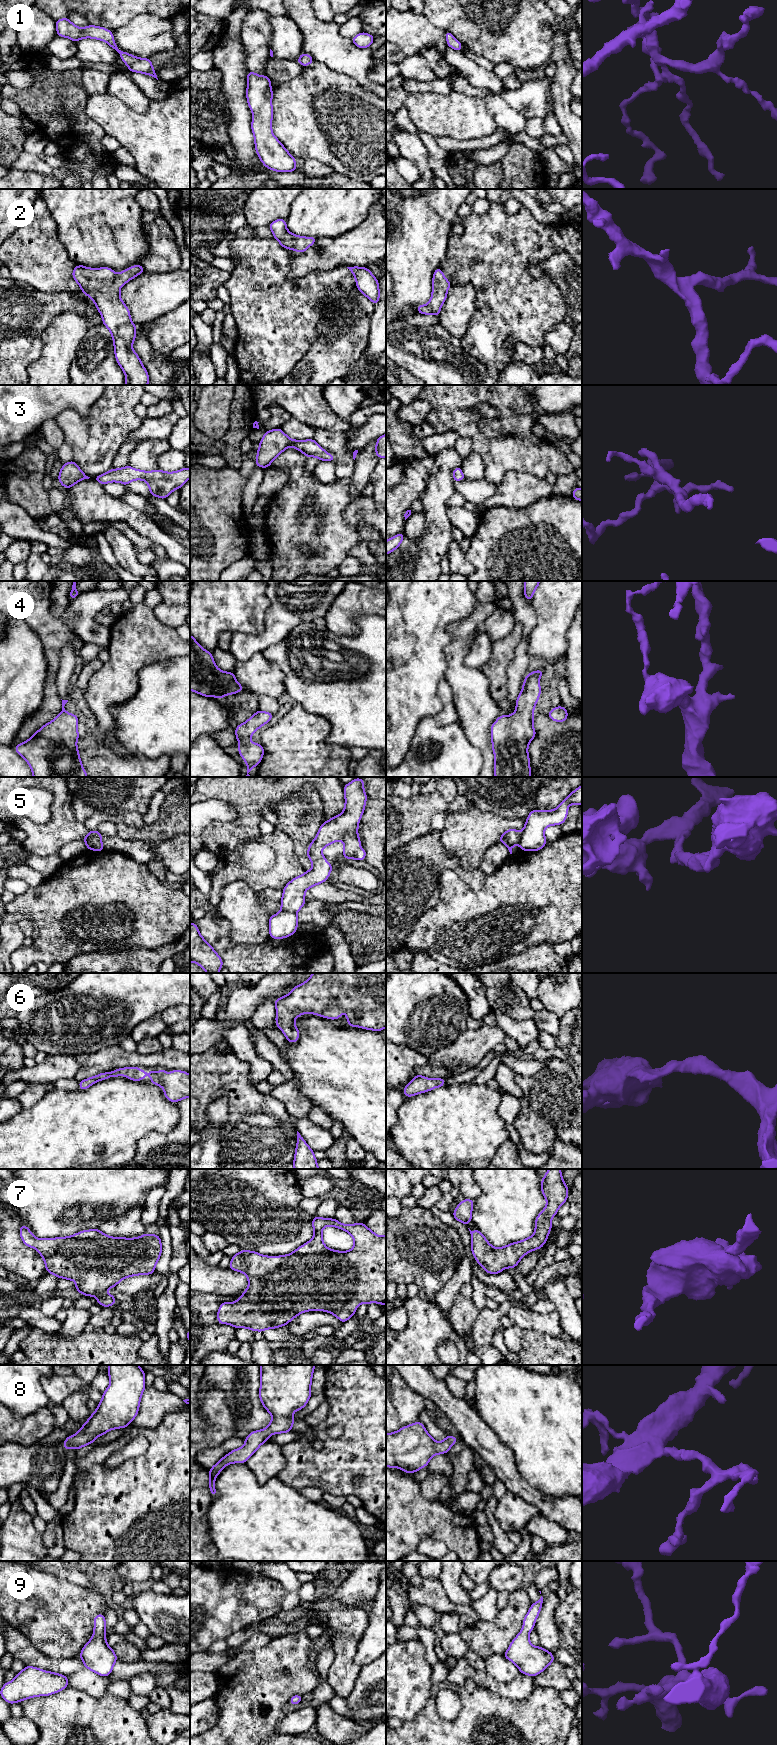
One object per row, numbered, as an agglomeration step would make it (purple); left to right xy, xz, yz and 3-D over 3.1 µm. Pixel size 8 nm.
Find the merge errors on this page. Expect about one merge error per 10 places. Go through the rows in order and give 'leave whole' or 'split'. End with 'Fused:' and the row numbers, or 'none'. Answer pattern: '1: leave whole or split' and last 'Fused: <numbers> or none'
1: leave whole
2: leave whole
3: leave whole
4: leave whole
5: split
6: leave whole
7: leave whole
8: leave whole
9: leave whole
Fused: 5

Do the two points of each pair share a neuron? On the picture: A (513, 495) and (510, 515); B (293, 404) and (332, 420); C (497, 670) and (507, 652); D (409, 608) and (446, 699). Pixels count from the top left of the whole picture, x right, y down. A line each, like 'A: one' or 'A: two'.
A: two
B: one
C: one
D: two

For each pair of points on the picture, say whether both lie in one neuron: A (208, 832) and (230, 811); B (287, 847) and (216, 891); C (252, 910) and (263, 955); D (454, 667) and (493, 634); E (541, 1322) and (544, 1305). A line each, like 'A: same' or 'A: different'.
A: different
B: same
C: different
D: different
E: different

